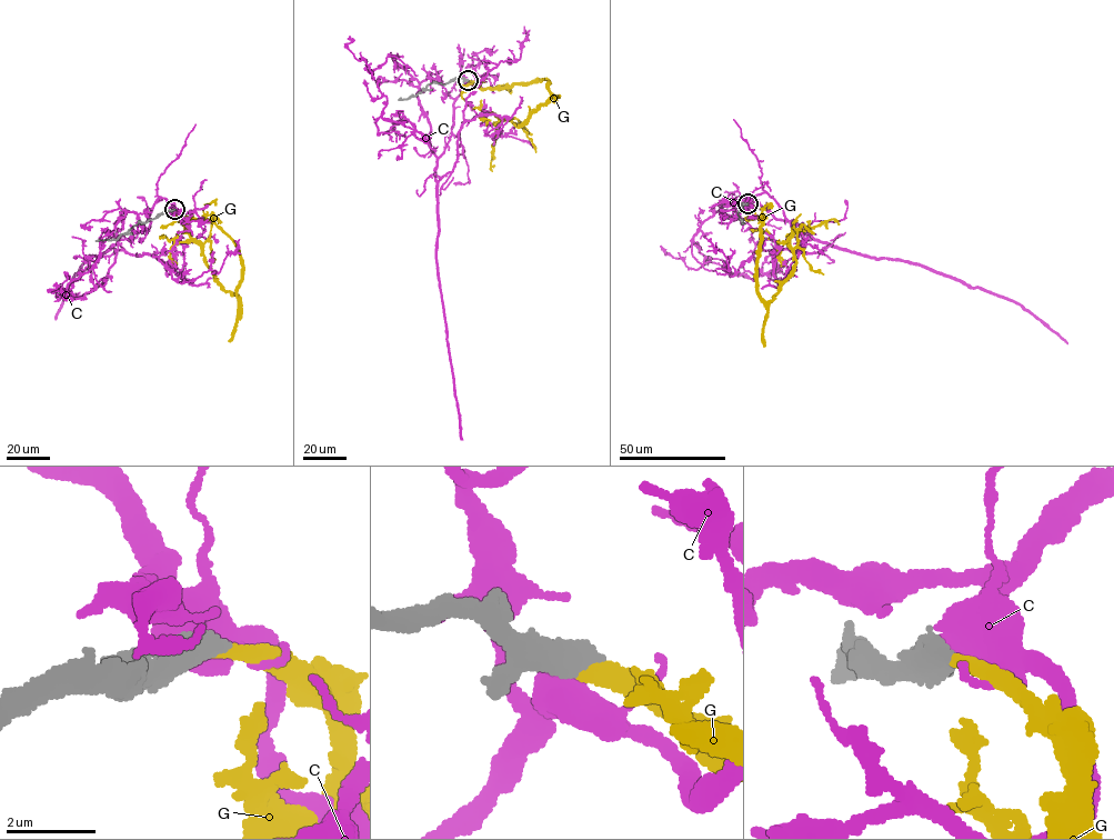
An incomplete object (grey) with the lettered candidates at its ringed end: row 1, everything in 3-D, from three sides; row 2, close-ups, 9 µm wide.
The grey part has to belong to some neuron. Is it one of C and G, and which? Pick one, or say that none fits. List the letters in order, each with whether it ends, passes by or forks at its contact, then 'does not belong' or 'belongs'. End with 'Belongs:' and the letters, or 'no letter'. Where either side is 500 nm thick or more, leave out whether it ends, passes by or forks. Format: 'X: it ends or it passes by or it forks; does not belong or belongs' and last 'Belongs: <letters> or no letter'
C: does not belong
G: belongs
Belongs: G

